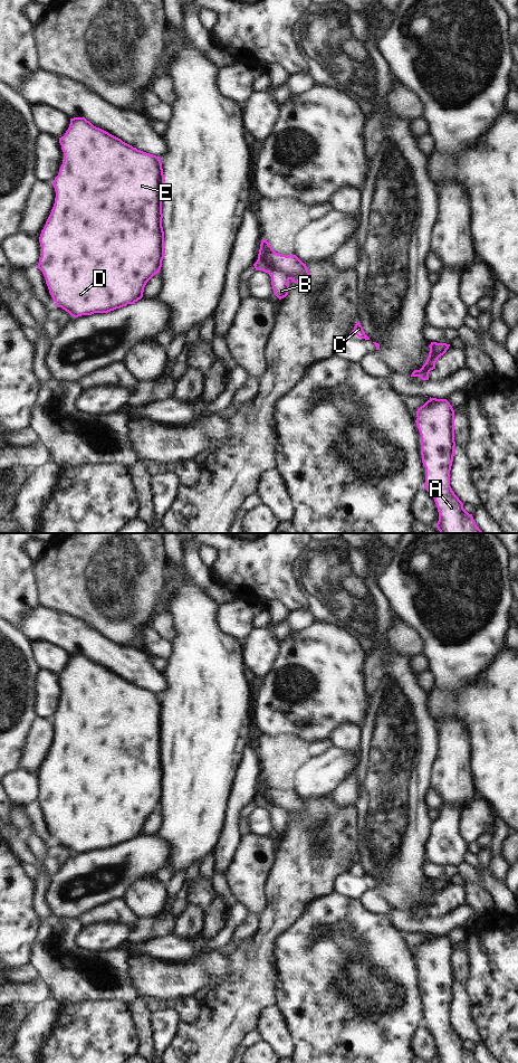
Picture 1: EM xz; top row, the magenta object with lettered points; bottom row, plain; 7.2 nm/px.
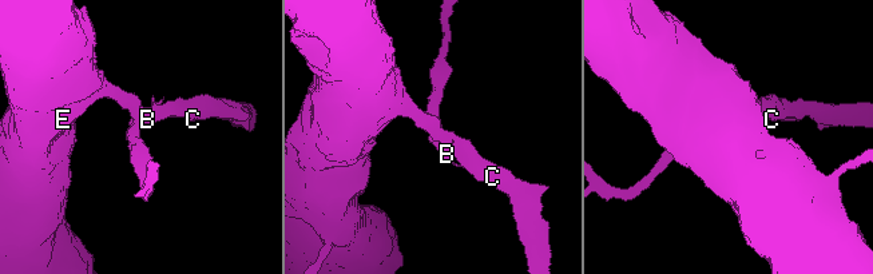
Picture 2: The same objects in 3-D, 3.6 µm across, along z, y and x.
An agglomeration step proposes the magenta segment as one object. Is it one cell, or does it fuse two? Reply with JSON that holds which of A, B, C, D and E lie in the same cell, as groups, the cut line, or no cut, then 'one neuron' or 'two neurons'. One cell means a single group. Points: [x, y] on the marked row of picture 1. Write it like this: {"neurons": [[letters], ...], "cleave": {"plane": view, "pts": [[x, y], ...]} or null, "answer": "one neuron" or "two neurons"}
{"neurons": [["A", "C", "D", "E"], ["B"]], "cleave": {"plane": "xz", "pts": [[258, 258], [283, 272], [289, 278]]}, "answer": "two neurons"}

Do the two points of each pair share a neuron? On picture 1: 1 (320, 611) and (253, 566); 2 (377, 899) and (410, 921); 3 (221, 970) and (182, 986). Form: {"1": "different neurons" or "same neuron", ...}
{"1": "same neuron", "2": "different neurons", "3": "same neuron"}

